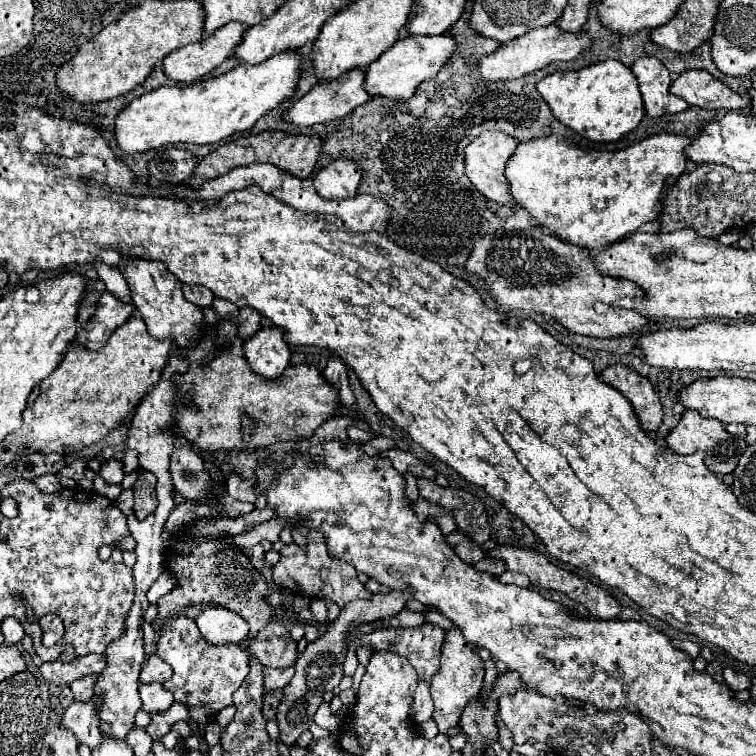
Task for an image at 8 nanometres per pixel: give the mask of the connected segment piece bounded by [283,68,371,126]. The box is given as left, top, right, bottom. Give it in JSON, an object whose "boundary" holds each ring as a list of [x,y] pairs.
{"boundary":[[[353,68],[345,74],[341,74],[335,80],[329,82],[321,82],[317,86],[313,86],[301,100],[297,100],[293,104],[291,110],[287,110],[283,116],[285,120],[299,124],[299,126],[313,126],[313,124],[321,124],[321,122],[329,122],[329,120],[337,120],[347,116],[351,110],[355,110],[361,104],[367,104],[371,100],[369,92],[363,88],[365,82],[365,70],[363,68]]]}

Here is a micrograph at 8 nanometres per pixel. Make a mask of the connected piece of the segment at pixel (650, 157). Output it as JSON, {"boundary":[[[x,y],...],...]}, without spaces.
{"boundary":[[[555,134],[521,142],[507,162],[505,176],[521,208],[533,214],[565,242],[595,250],[623,240],[641,224],[661,214],[669,186],[685,172],[685,146],[691,138],[681,134],[653,134],[623,150],[581,150]]]}

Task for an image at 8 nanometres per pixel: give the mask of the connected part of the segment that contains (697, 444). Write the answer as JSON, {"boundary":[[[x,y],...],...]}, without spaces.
{"boundary":[[[685,410],[683,412],[683,418],[679,420],[679,424],[675,426],[675,430],[669,432],[669,436],[665,438],[667,446],[677,452],[677,454],[691,454],[691,452],[703,451],[705,456],[705,464],[709,466],[709,470],[713,470],[715,474],[723,476],[727,472],[733,472],[741,454],[743,454],[743,440],[729,434],[725,430],[725,424],[723,422],[717,422],[717,420],[707,420],[707,418],[701,418],[697,414],[697,410]]]}

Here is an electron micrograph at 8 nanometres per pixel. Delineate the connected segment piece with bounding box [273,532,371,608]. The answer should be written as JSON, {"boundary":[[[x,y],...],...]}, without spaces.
{"boundary":[[[309,532],[307,548],[301,548],[297,544],[283,546],[279,550],[281,560],[273,568],[273,580],[279,588],[291,590],[295,594],[303,594],[309,598],[321,598],[321,600],[333,600],[341,608],[357,598],[371,598],[371,592],[359,582],[355,568],[345,562],[335,562],[325,552],[325,538],[319,532]]]}

